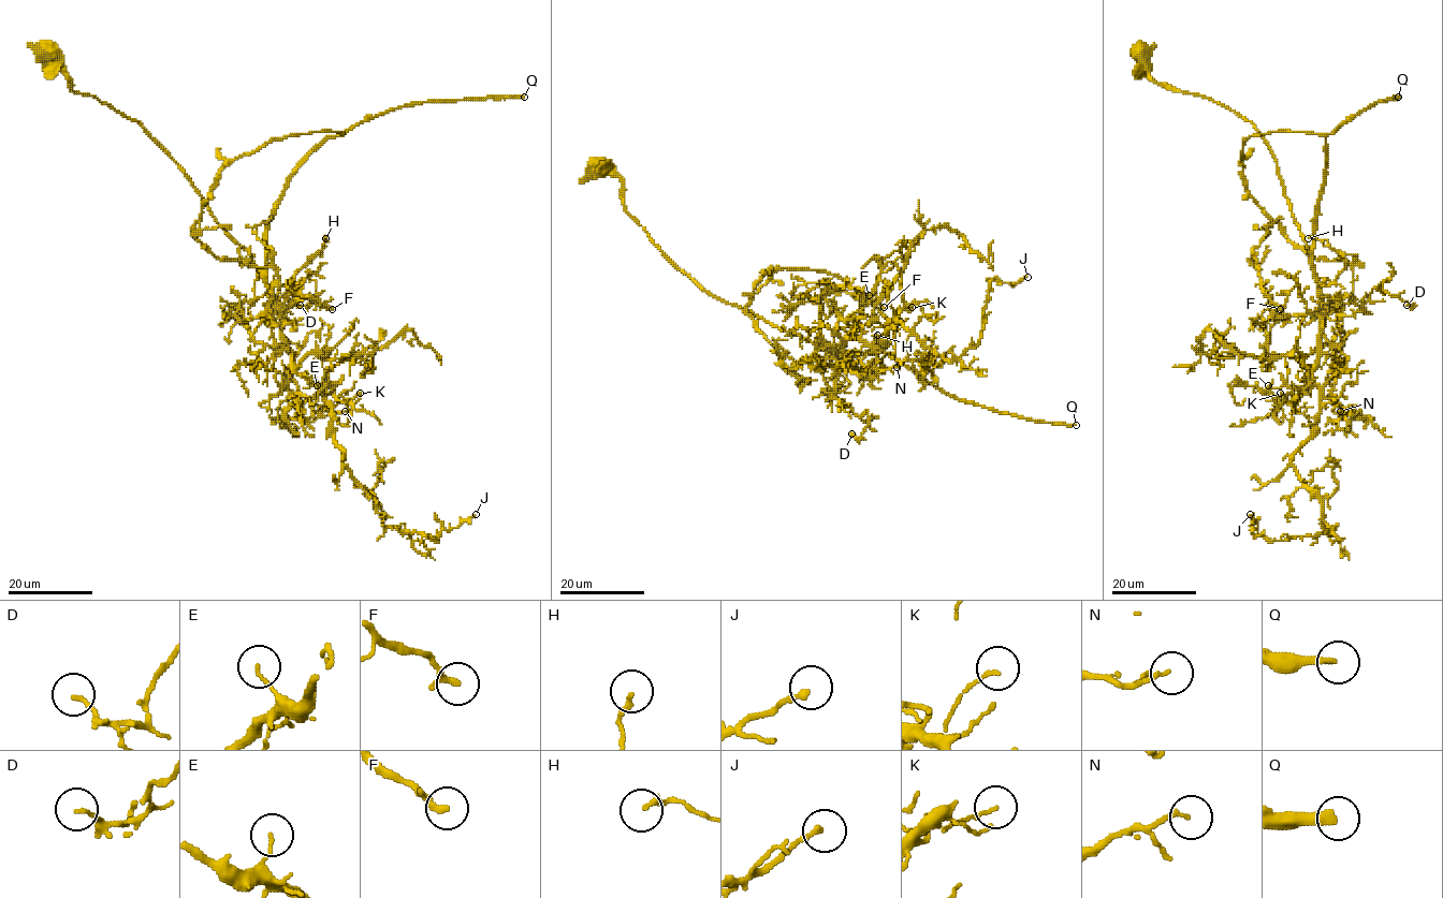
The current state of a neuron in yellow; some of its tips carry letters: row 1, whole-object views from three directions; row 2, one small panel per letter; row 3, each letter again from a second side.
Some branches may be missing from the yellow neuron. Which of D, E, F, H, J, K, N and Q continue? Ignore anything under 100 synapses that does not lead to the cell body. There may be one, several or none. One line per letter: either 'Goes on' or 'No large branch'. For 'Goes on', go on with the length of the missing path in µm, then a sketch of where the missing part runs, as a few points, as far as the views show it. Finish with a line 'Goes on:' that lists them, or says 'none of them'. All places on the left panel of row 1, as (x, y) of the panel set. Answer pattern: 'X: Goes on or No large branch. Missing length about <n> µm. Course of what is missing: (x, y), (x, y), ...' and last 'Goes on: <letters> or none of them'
D: No large branch
E: No large branch
F: No large branch
H: No large branch
J: No large branch
K: No large branch
N: No large branch
Q: Goes on. Missing length about 350 µm
Goes on: Q

